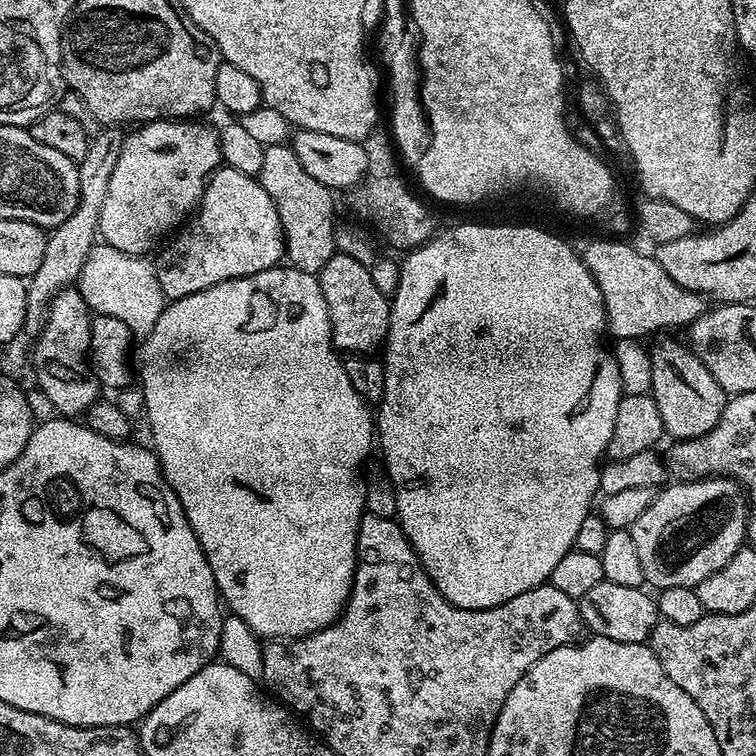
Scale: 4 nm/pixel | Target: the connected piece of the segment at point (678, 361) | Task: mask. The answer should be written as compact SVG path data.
M664 340L652 353L652 387L650 395L658 406L658 414L662 414L662 426L665 433L673 441L702 438L702 434L710 434L714 426L718 426L718 418L722 418L722 410L726 403L726 393L722 386L702 366L702 362L693 354L687 343L679 344L676 340Z

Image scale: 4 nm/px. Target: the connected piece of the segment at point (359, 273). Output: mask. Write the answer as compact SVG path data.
M337 251L330 262L322 266L318 279L330 314L332 345L344 354L372 354L375 348L377 351L388 338L390 300L378 290L378 286L374 286L371 267Z

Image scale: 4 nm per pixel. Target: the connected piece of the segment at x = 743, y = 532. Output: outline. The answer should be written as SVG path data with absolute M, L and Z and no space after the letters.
M713 476L706 480L685 480L672 482L661 487L646 506L642 518L631 526L634 546L638 550L638 558L642 562L642 574L645 581L653 584L656 590L670 586L686 586L697 588L710 574L722 570L740 548L745 547L748 540L749 497L743 488L722 476Z

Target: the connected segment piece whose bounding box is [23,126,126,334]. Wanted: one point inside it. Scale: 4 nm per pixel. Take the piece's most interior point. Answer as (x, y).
(68, 246)

